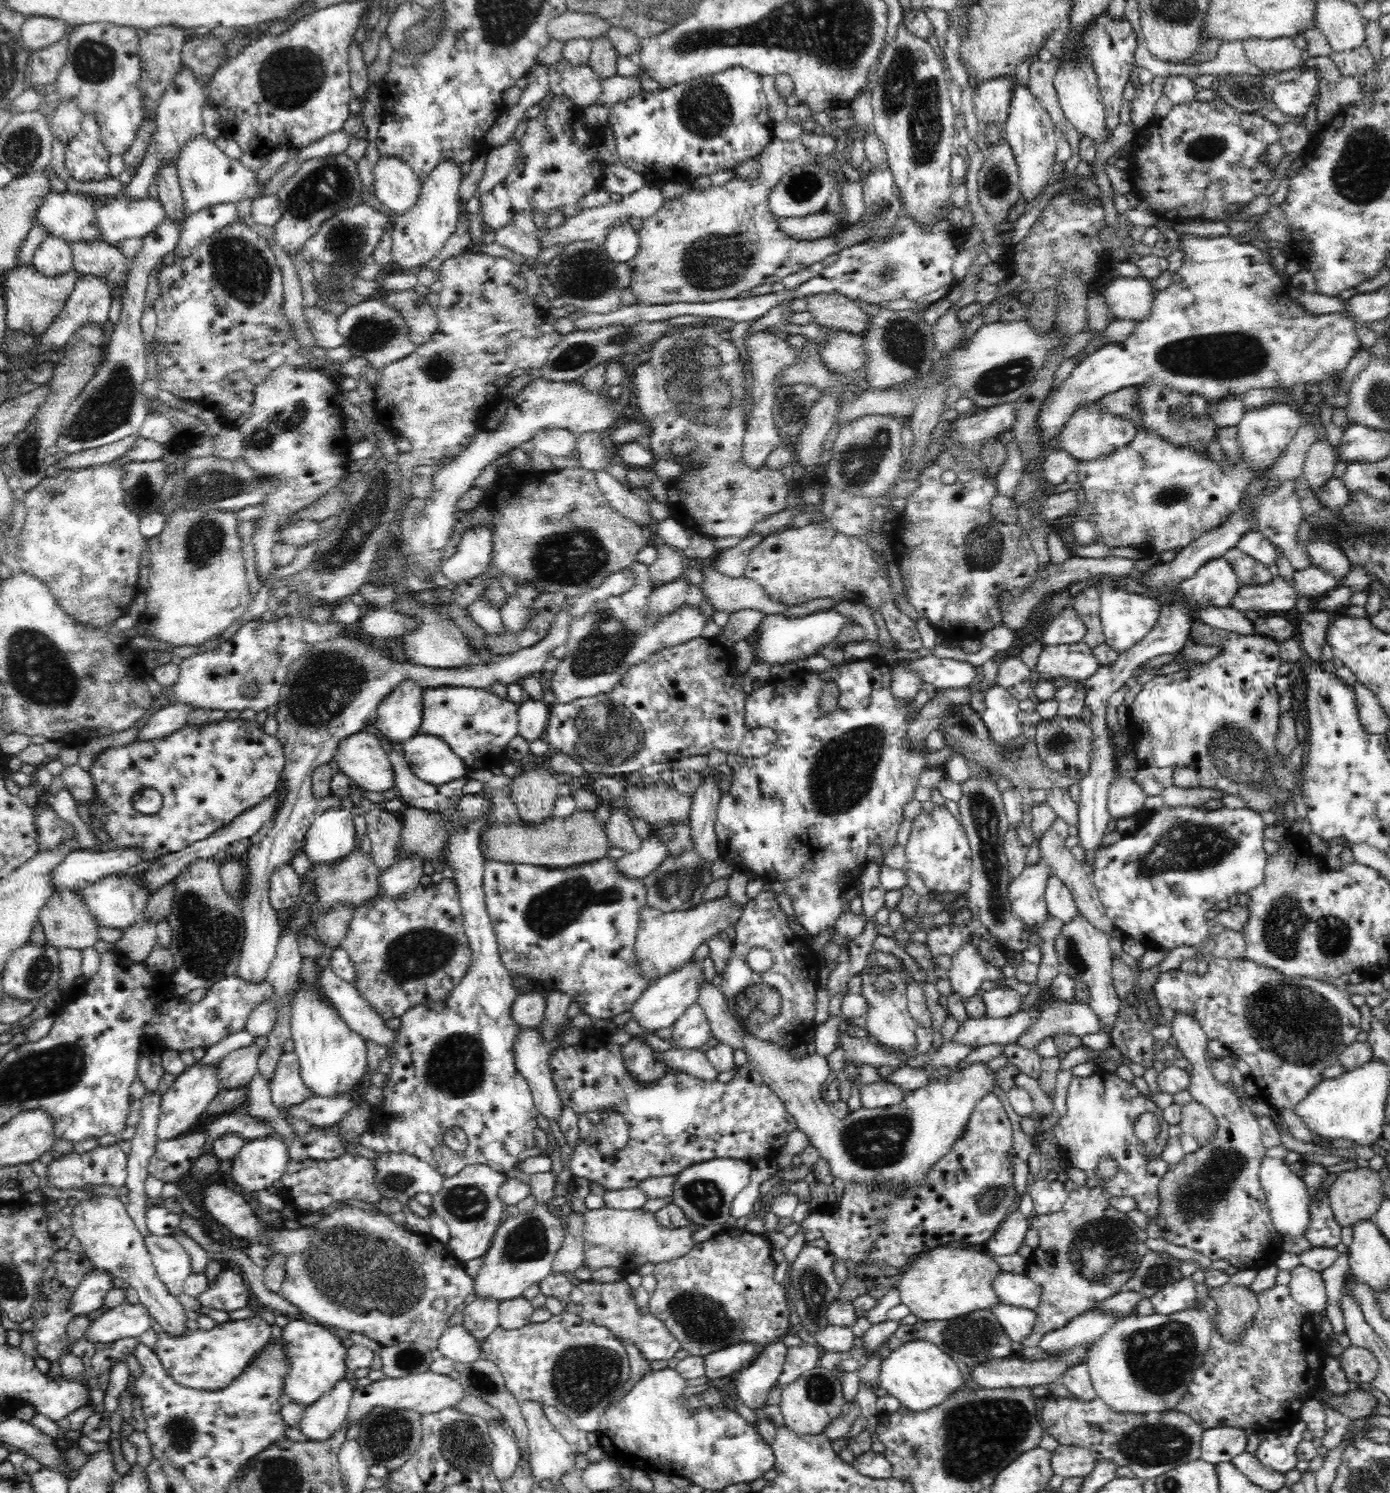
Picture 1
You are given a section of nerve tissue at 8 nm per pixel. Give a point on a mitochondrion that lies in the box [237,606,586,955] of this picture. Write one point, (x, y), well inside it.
(315, 701)

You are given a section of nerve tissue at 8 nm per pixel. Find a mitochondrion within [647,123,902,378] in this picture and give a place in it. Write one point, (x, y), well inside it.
(713, 263)

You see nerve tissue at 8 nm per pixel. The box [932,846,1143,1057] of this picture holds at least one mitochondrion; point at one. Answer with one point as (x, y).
(1073, 956)

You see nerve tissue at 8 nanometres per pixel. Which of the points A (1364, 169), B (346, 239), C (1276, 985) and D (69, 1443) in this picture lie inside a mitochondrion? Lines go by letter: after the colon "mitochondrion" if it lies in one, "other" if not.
A: mitochondrion
B: mitochondrion
C: mitochondrion
D: other

